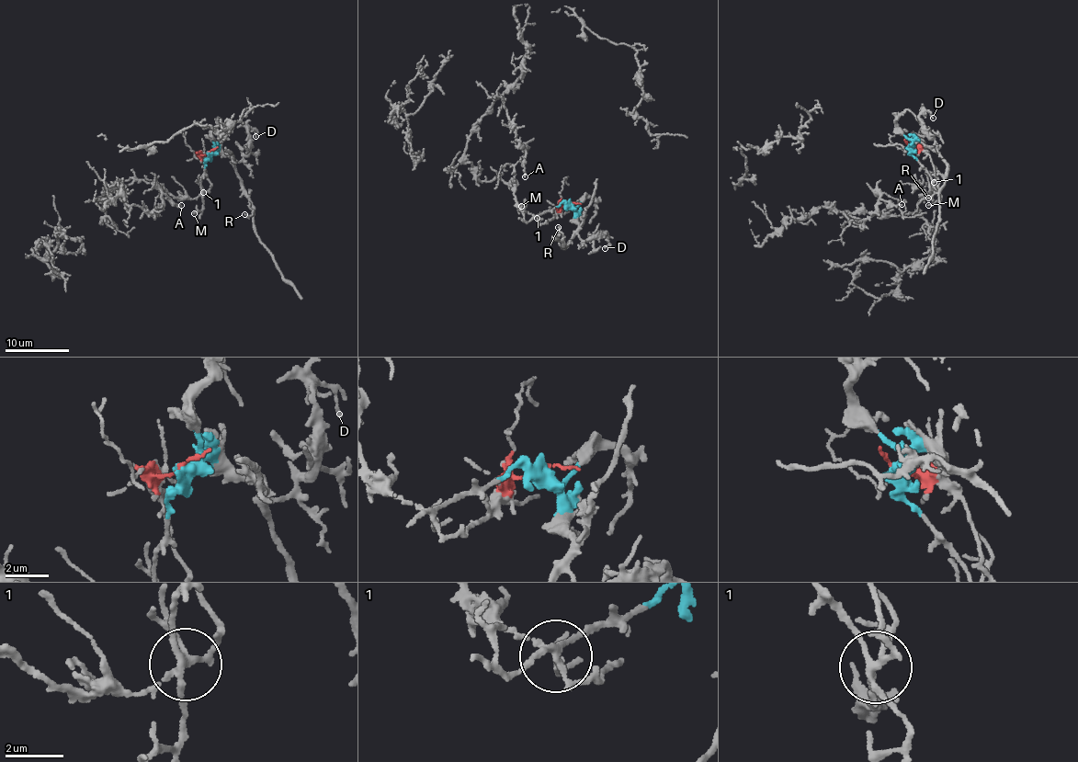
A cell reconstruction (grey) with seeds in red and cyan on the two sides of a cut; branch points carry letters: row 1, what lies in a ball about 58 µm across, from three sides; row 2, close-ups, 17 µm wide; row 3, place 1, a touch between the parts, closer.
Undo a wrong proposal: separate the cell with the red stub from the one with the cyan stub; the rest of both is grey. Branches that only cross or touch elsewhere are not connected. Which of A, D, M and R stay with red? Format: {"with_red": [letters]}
{"with_red": ["A"]}

